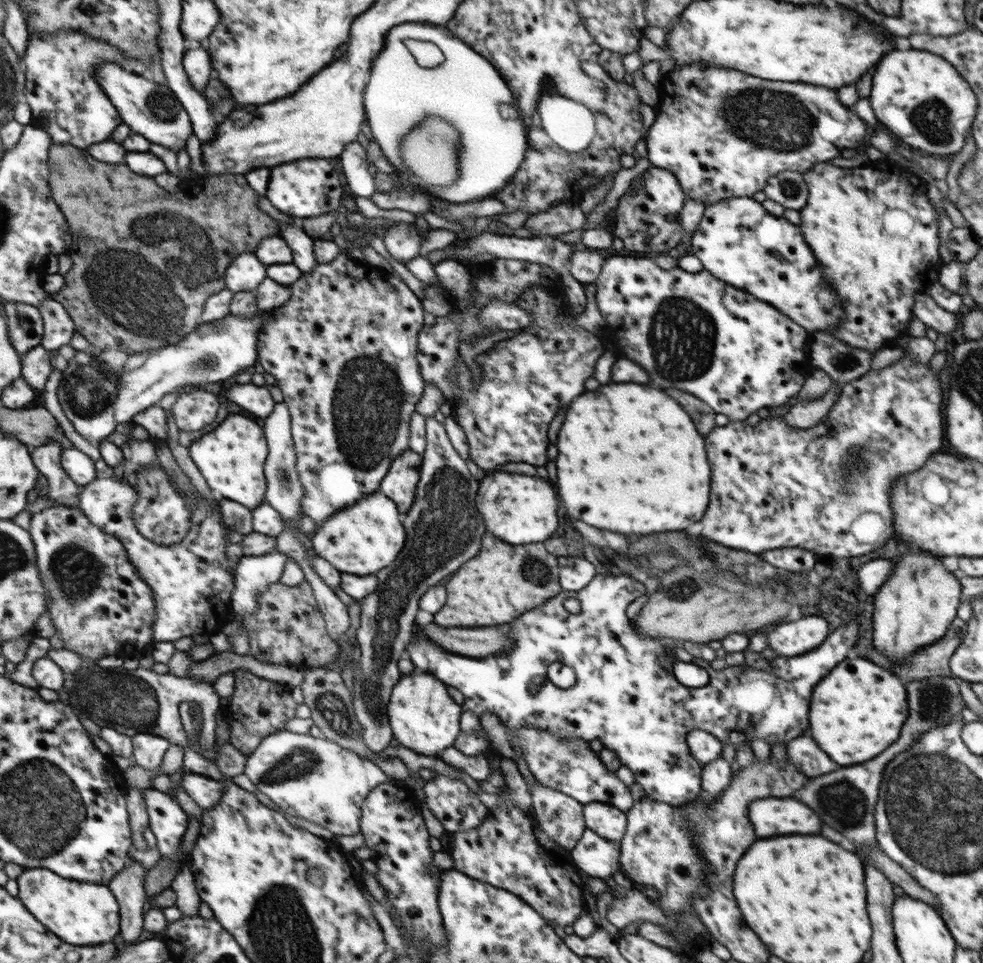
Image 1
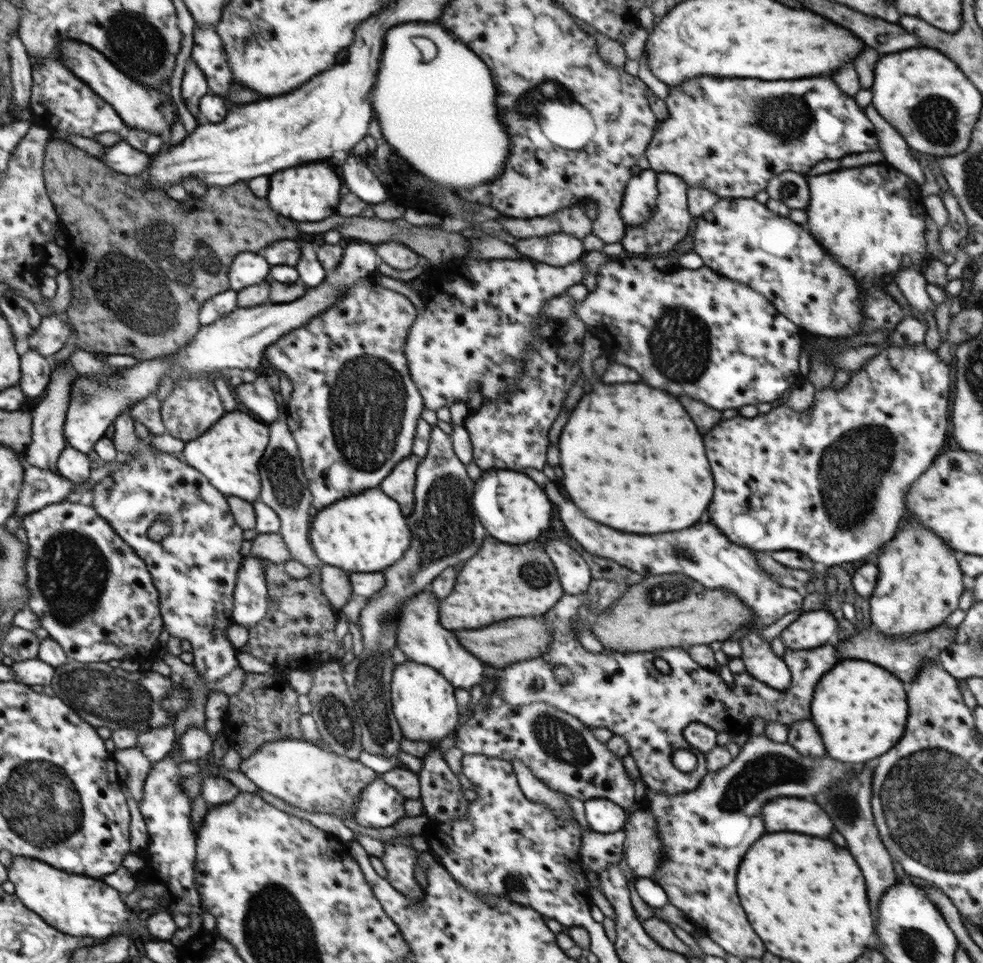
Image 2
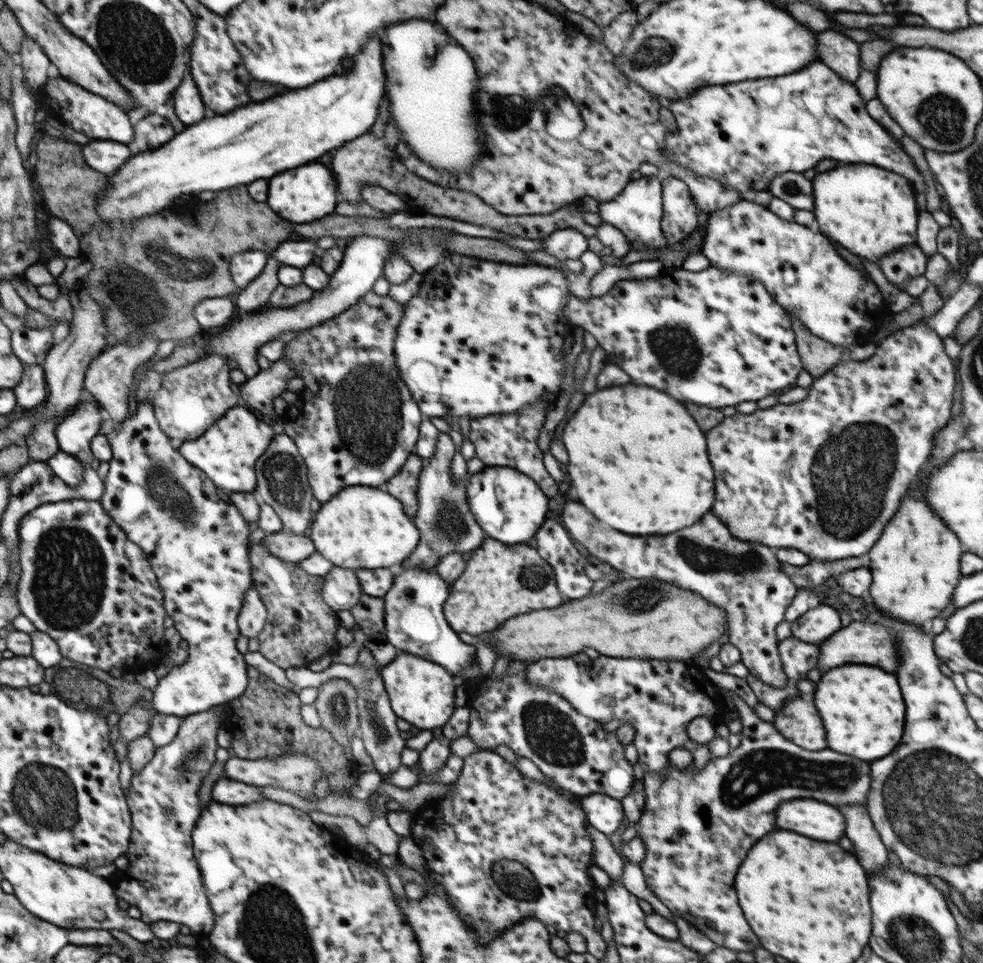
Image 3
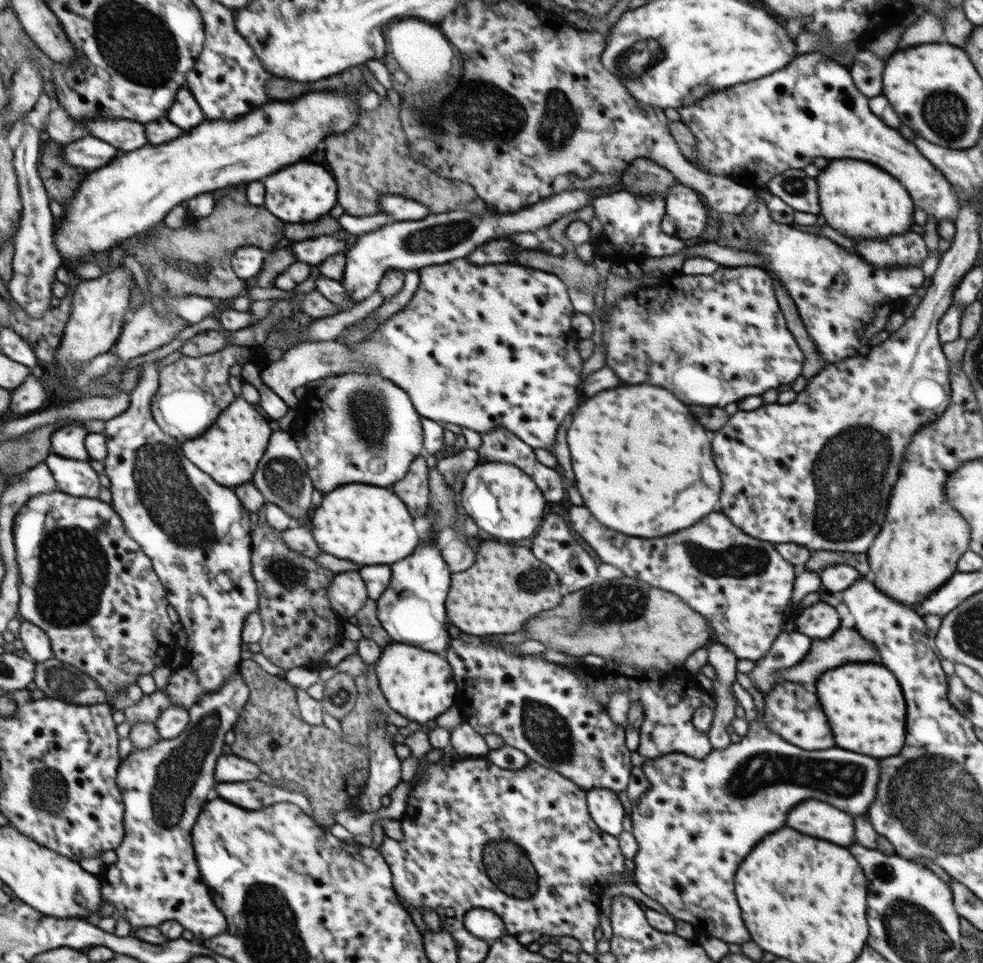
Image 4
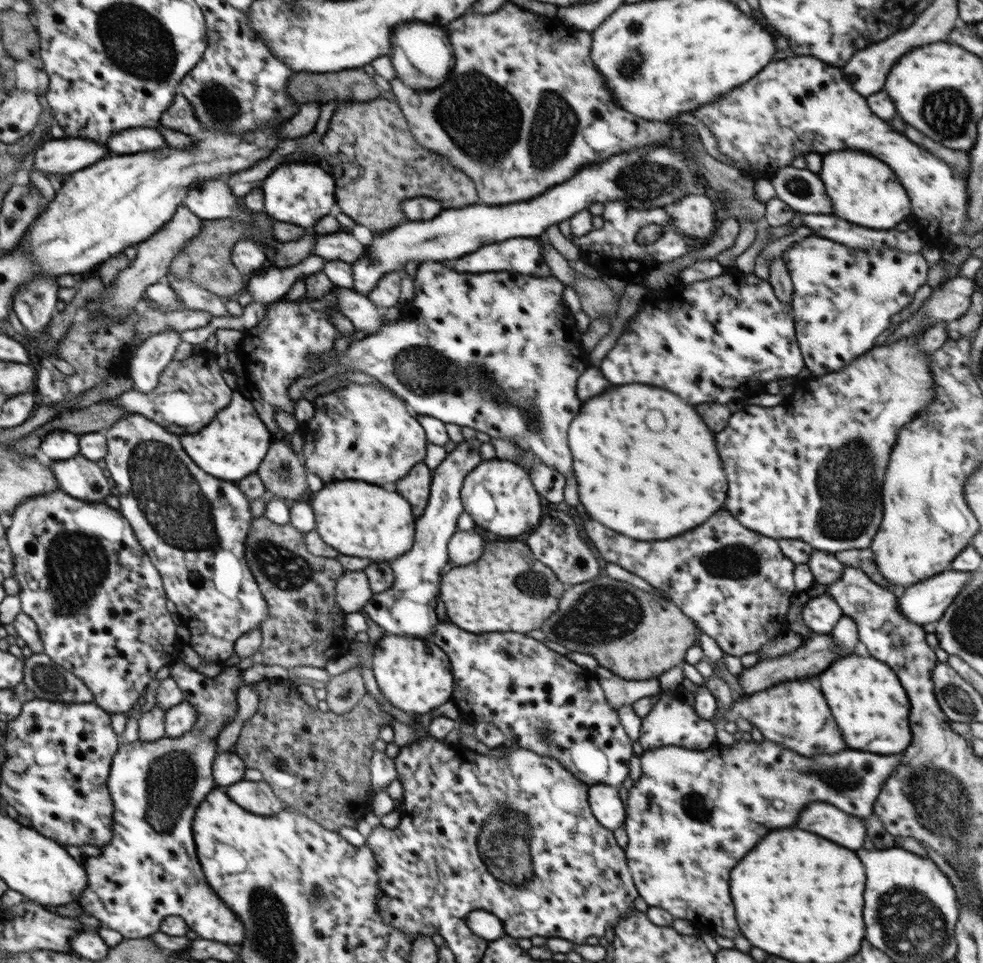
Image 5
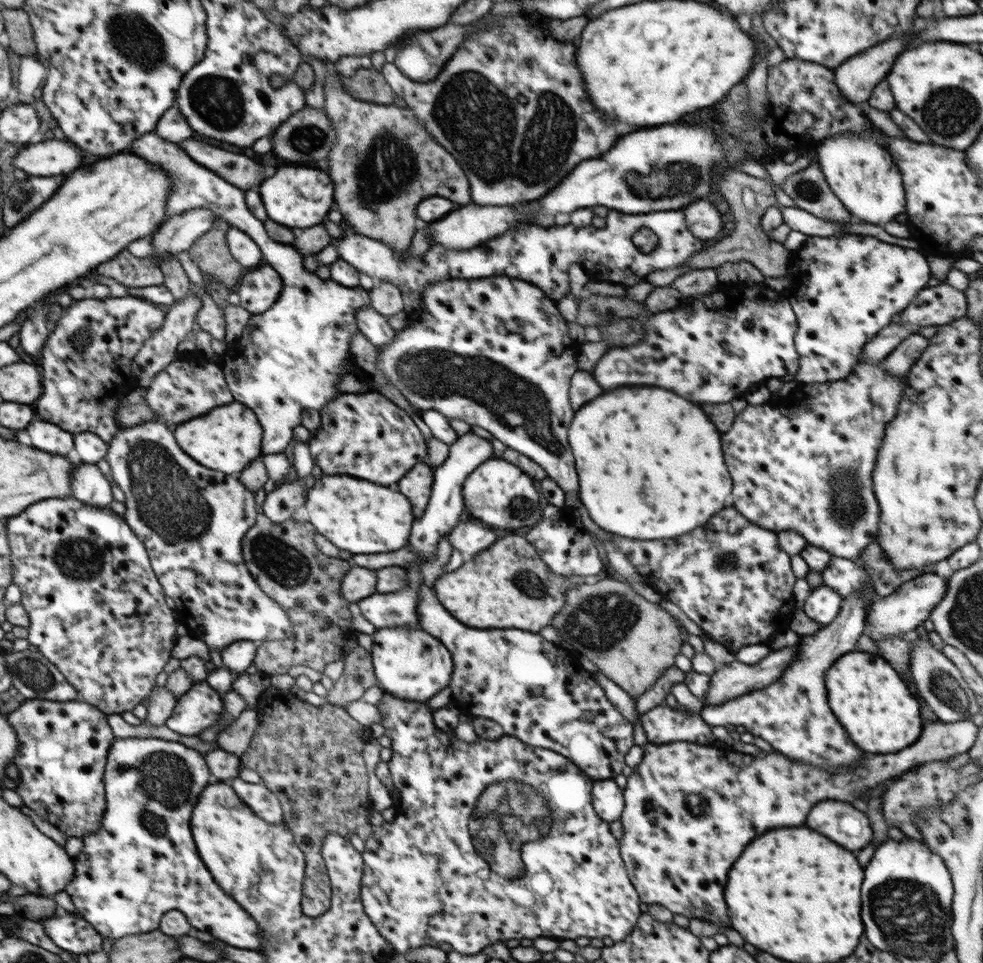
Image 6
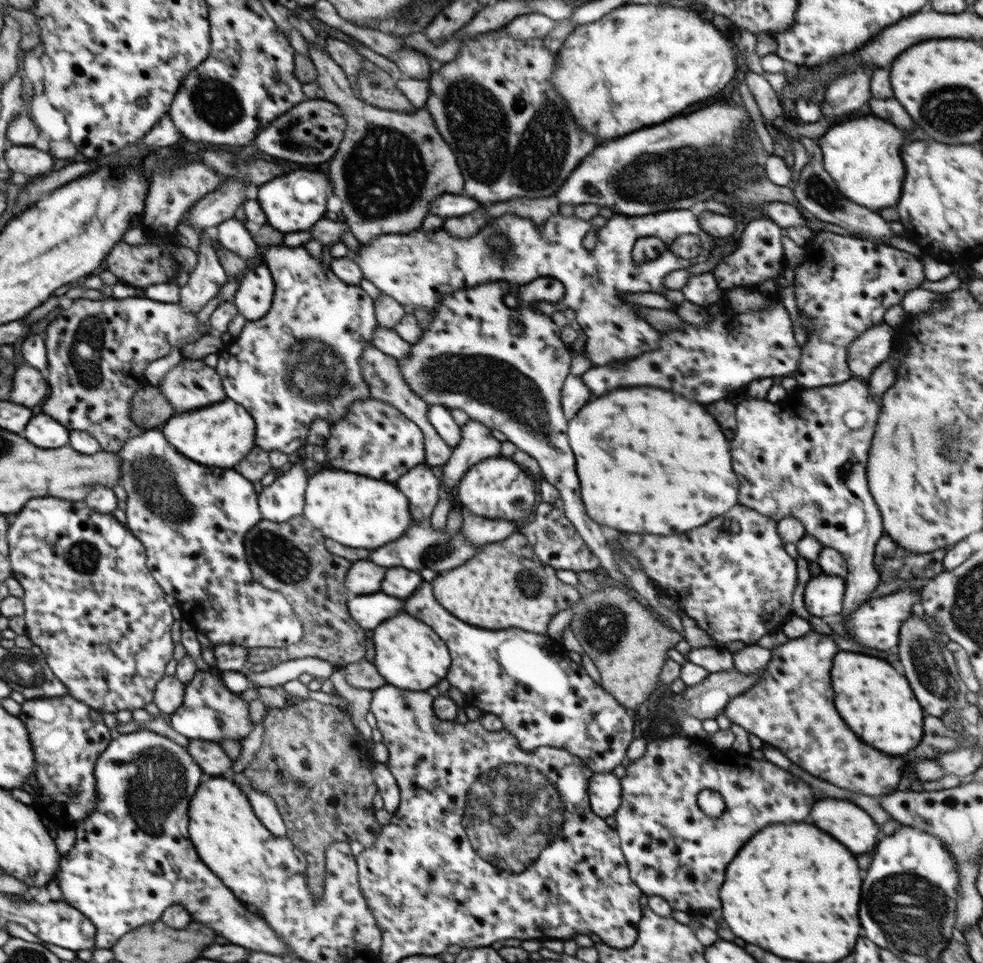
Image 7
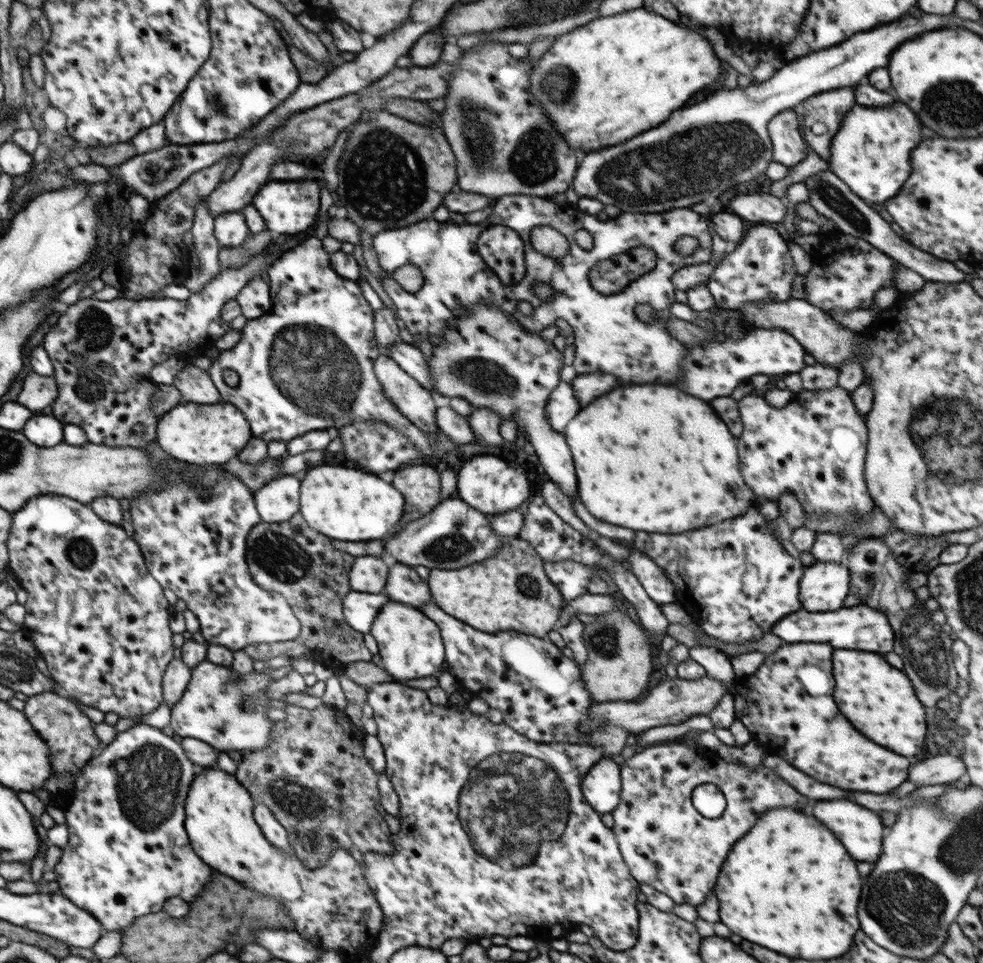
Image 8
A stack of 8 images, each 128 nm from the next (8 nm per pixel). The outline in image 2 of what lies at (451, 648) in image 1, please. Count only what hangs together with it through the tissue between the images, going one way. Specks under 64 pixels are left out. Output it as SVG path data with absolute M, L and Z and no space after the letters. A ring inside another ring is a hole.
M534 616L534 618L512 618L512 620L504 620L504 622L496 622L496 624L492 624L490 628L480 628L480 630L474 630L474 632L472 632L472 630L460 630L460 632L454 632L454 634L456 634L456 638L460 640L460 644L462 644L462 646L464 646L464 648L466 648L468 652L472 652L472 654L474 654L476 658L482 660L482 662L488 662L488 665L494 667L495 669L501 669L507 667L509 664L521 660L528 660L531 658L539 657L542 653L545 653L549 649L549 644L552 638L551 630L549 630L549 628L547 628L547 626L545 625L545 618L544 622L542 622L542 618L540 618L540 616Z

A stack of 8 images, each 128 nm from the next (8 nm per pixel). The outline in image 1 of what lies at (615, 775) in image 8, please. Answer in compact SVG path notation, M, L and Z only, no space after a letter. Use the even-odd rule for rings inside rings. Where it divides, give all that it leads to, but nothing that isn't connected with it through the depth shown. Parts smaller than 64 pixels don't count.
M591 802L583 805L583 814L585 829L594 831L600 838L606 840L617 840L621 842L625 835L627 826L626 813L610 804Z

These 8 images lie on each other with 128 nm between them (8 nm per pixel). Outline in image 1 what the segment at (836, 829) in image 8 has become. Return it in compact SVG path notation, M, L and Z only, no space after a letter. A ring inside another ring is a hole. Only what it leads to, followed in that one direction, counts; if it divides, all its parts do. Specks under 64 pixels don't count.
M762 798L749 804L748 819L758 838L780 834L818 834L822 820L798 800Z

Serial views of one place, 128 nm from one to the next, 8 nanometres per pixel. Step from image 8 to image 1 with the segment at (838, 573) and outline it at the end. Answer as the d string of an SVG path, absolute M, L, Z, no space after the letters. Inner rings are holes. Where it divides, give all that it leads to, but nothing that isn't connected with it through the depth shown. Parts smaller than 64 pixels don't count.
M818 616L786 622L768 632L767 643L780 656L796 656L820 646L828 636L828 622Z

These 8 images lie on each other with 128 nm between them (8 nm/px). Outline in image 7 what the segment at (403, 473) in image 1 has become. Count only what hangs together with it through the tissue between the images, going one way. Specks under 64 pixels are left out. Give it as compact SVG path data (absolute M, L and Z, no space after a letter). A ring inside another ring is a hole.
M425 463L419 464L404 473L394 484L409 500L409 511L413 523L425 523L430 520L439 501L441 484Z

